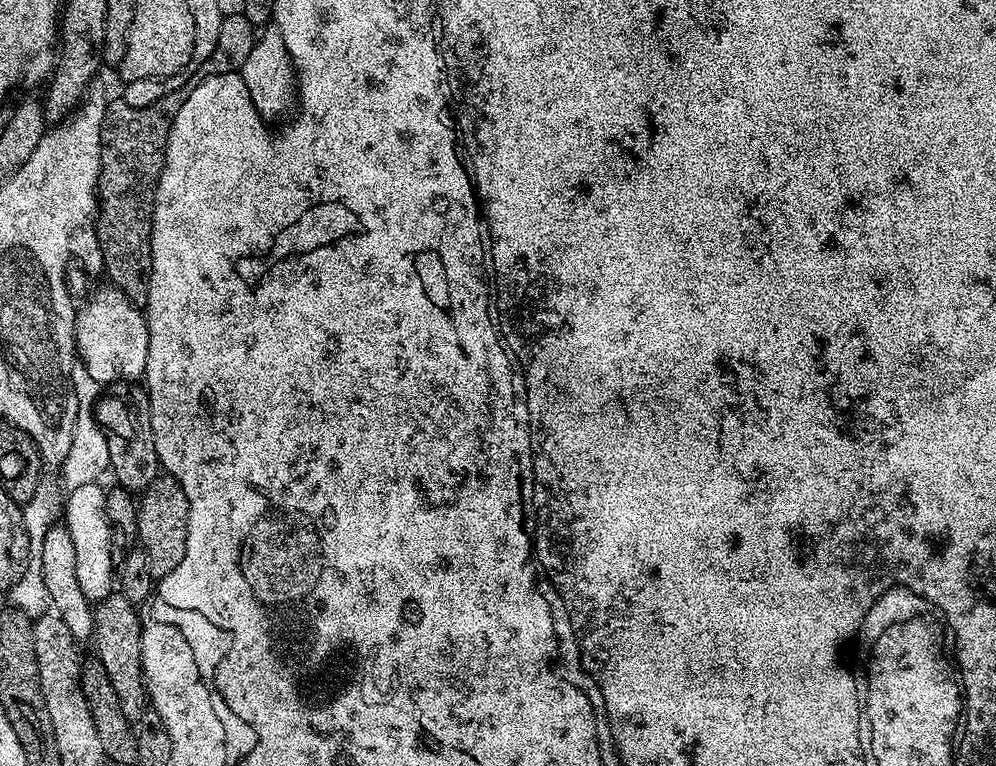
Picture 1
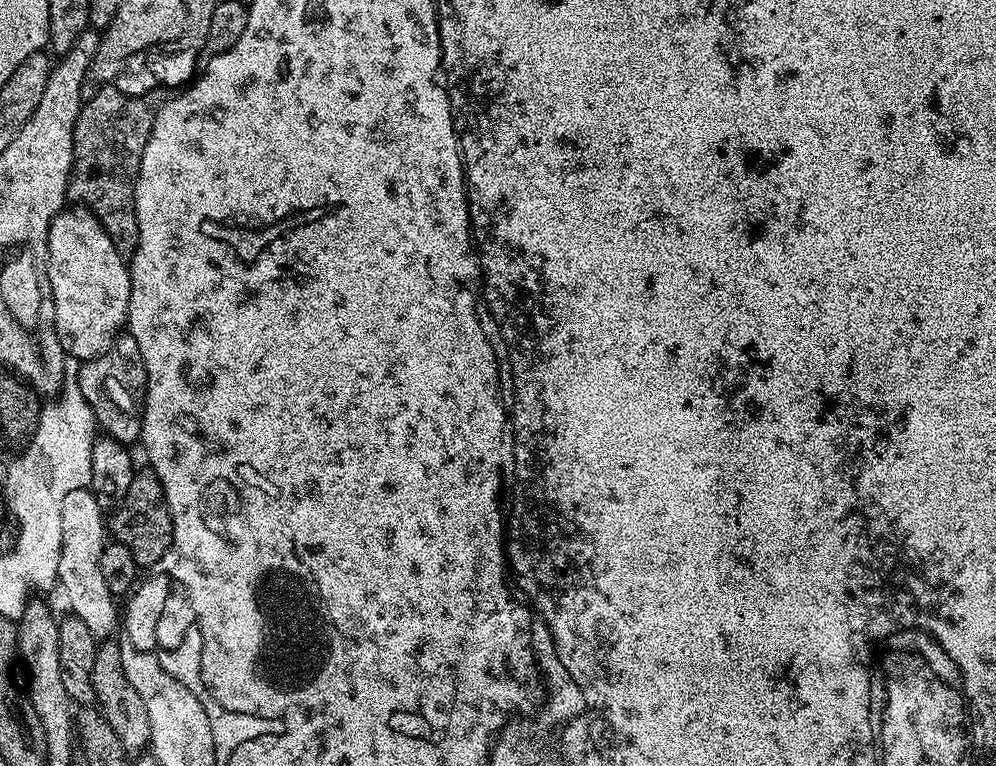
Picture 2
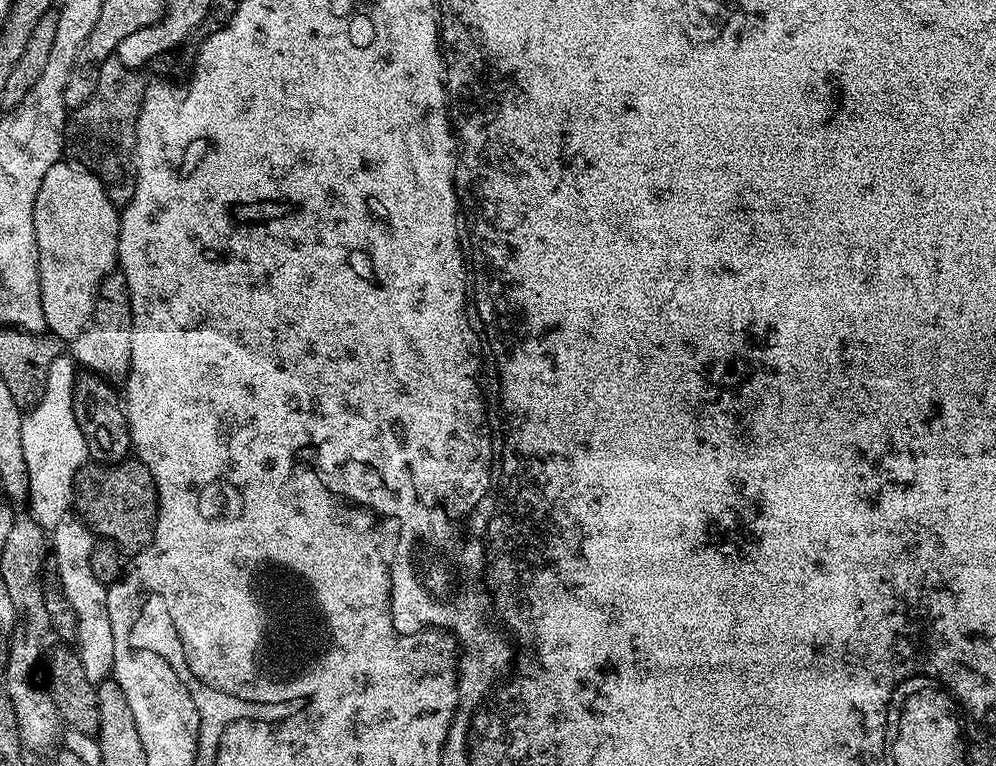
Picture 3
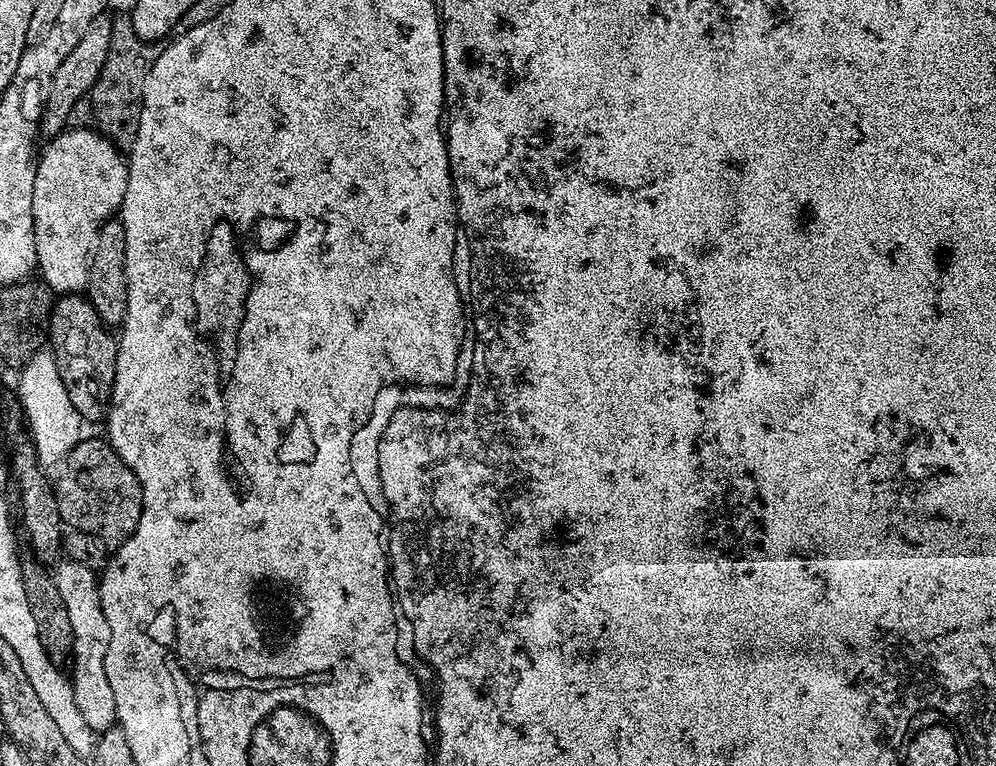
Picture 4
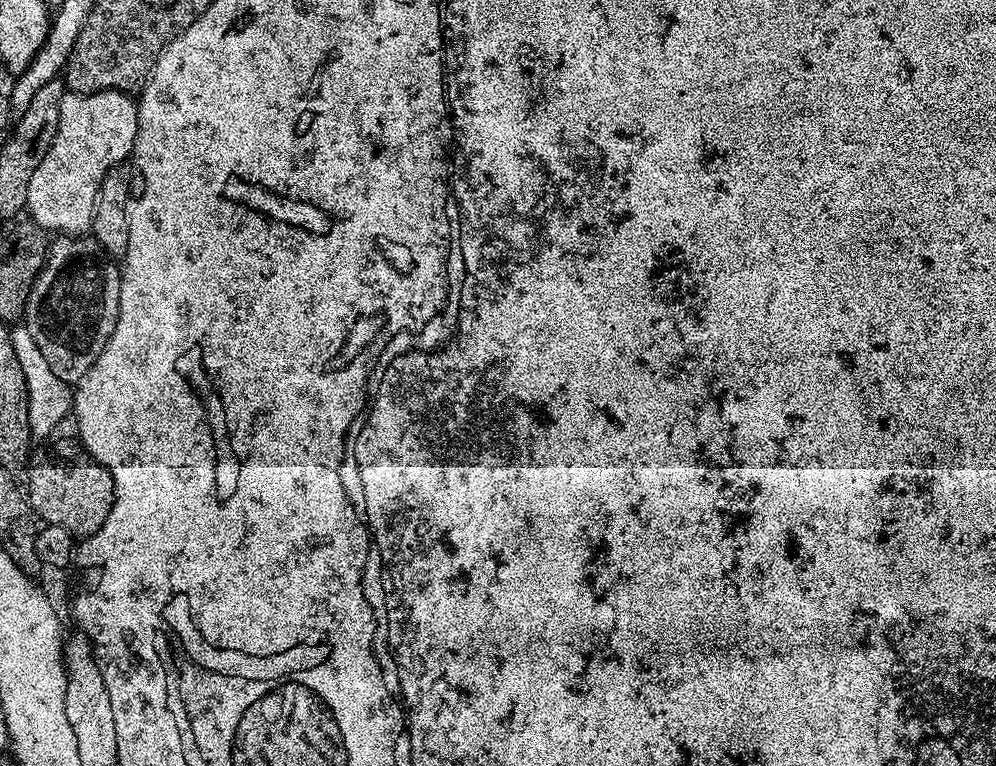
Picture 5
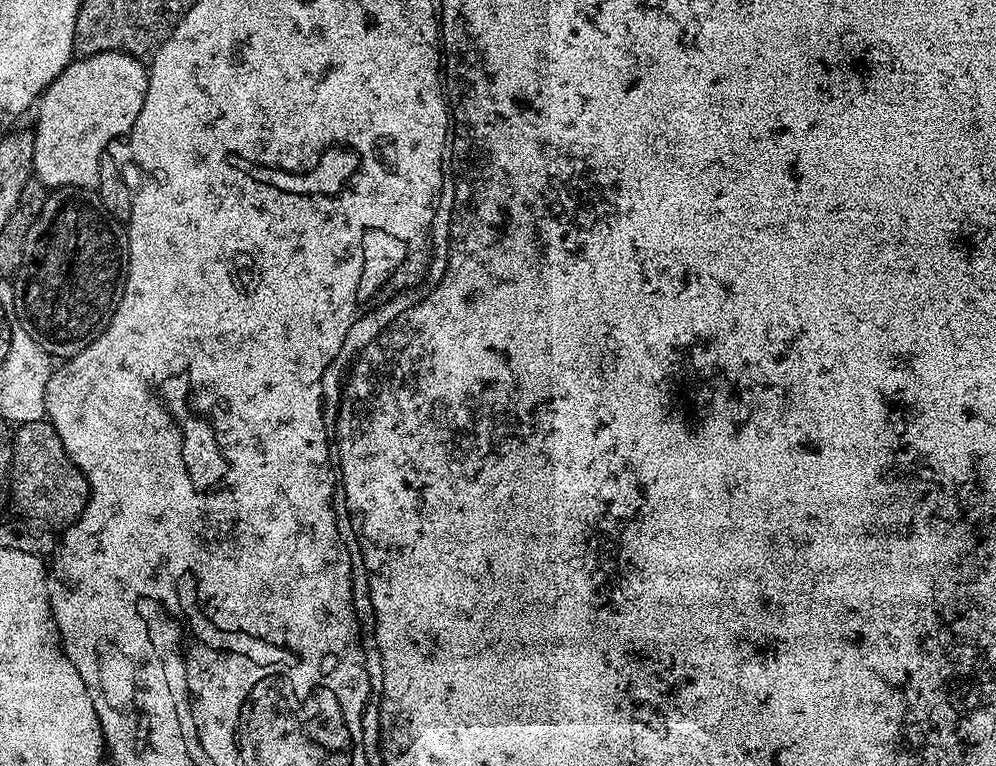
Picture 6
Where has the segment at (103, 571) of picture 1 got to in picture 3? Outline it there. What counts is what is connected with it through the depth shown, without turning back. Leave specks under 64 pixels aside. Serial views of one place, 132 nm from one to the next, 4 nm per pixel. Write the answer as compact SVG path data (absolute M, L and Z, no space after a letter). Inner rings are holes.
M66 518L50 532L50 552L58 566L66 598L70 598L70 606L74 606L74 614L78 618L74 644L80 654L82 670L86 670L86 678L99 682L112 676L114 630L110 626L107 587L98 582L98 578L94 578L94 570L90 570L93 543L94 533L79 518Z

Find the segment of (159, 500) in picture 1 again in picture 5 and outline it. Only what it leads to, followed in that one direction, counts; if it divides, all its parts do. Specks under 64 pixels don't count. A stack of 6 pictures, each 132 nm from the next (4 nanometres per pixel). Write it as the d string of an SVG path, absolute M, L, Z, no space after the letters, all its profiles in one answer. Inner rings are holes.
M75 439L55 440L31 453L26 465L28 502L45 525L62 526L76 538L92 536L114 506L114 478L106 466L84 451L83 444Z

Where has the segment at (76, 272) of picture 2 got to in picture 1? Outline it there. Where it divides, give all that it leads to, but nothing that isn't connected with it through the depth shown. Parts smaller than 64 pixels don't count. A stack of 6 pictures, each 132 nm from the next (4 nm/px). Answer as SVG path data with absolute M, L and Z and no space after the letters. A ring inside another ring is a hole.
M105 286L88 296L88 301L76 309L76 354L79 363L84 363L88 376L96 384L116 384L119 380L137 380L146 370L148 353L148 321L145 313L122 294L122 290Z

